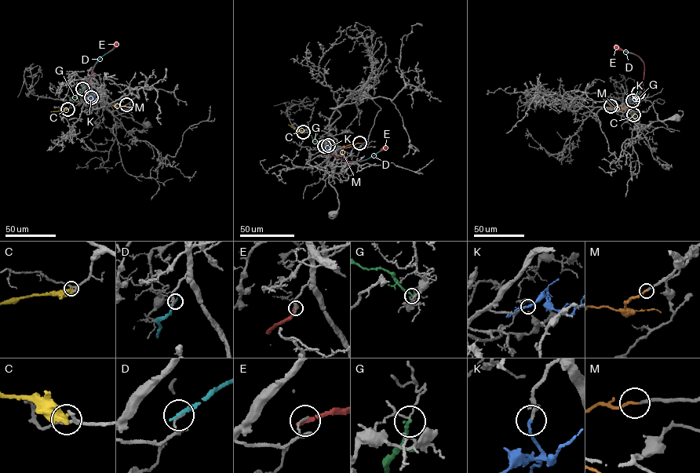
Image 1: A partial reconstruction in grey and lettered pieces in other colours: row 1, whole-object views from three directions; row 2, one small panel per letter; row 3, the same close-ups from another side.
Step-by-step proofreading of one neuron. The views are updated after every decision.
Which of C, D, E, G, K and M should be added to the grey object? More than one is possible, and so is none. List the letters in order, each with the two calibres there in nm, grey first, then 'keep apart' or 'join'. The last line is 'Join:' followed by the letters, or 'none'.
C: calibres 190 and 600 nm; keep apart
D: calibres 140 and 280 nm; keep apart
E: calibres 140 and 340 nm; keep apart
G: calibres 80 and 220 nm; keep apart
K: calibres 140 and 180 nm; join
M: calibres 190 and 190 nm; join
Join: K, M

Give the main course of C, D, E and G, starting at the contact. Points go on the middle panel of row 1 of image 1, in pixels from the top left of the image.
C: (303, 132), (288, 124)
D: (328, 144), (326, 147), (327, 151), (345, 161), (364, 160), (382, 148)
E: (328, 144), (324, 150), (351, 161), (365, 160), (388, 147)
G: (324, 146), (313, 141), (310, 134)

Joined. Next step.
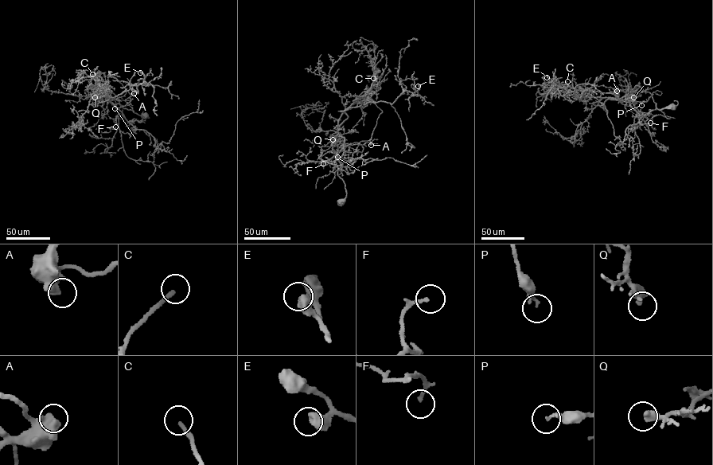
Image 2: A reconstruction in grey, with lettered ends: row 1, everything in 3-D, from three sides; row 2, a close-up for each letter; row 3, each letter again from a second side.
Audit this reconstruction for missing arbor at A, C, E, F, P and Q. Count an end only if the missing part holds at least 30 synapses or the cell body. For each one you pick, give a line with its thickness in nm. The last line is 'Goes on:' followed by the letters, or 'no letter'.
A: 650 nm
C: 200 nm
Goes on: A, C

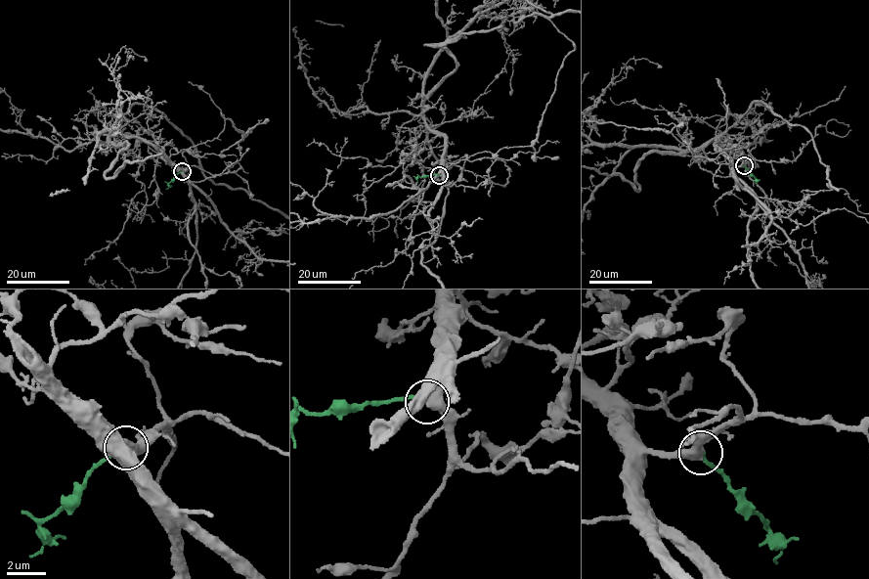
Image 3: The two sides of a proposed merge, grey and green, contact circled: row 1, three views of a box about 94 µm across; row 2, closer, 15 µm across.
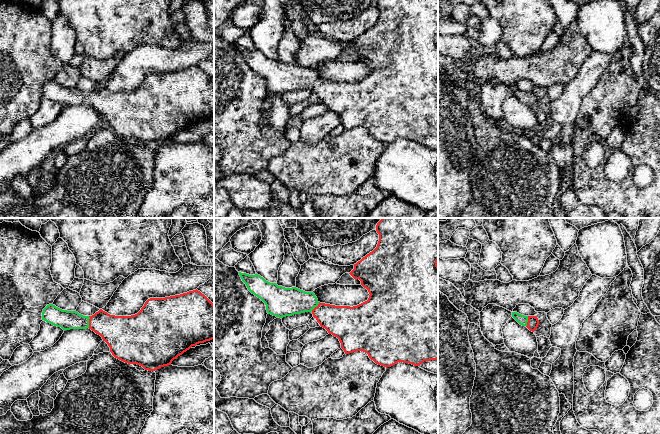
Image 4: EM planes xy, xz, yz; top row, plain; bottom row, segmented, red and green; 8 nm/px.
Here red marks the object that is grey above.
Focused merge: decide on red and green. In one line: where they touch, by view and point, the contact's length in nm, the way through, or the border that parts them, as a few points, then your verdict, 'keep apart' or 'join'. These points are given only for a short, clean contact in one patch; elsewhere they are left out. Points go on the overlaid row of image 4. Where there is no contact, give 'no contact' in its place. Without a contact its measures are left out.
xy (89, 322) | 100 nm | across xy (118, 332), (101, 322), (89, 322), (67, 320) | join

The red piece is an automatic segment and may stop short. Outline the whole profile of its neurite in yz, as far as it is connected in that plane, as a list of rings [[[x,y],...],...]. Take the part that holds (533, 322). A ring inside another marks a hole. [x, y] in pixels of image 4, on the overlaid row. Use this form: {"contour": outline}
{"contour": [[[512,312],[512,317],[520,325],[526,326],[532,332],[534,332],[539,325],[539,320],[538,320],[537,316],[524,316],[517,312]]]}

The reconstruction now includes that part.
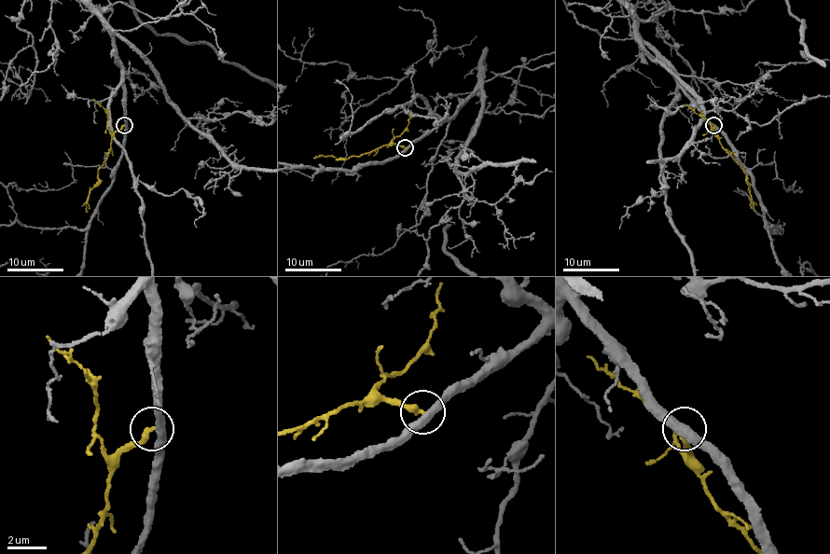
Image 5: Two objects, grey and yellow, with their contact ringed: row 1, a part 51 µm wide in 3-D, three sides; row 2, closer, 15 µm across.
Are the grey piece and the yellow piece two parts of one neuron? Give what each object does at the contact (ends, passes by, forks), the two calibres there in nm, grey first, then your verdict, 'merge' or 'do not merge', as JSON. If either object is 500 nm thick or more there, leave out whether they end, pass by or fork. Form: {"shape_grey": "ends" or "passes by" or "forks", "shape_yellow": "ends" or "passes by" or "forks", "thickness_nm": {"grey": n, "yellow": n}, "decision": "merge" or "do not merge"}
{"shape_grey": "passes by", "shape_yellow": "ends", "thickness_nm": {"grey": 440, "yellow": 320}, "decision": "do not merge"}

